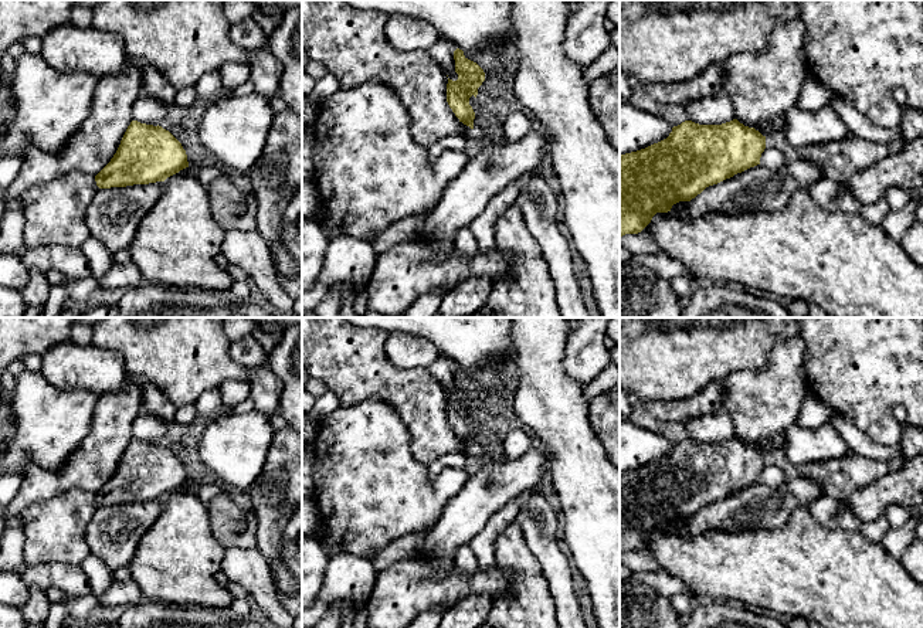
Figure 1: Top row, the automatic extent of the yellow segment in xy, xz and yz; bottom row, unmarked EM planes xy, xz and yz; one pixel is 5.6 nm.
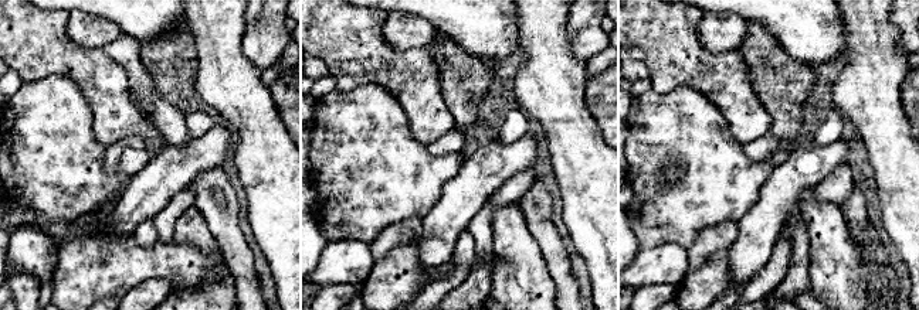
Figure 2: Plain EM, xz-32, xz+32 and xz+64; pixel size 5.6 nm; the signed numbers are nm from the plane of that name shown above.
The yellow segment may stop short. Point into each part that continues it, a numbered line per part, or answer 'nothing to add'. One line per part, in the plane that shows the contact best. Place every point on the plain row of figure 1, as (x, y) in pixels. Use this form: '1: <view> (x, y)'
1: yz (838, 478)

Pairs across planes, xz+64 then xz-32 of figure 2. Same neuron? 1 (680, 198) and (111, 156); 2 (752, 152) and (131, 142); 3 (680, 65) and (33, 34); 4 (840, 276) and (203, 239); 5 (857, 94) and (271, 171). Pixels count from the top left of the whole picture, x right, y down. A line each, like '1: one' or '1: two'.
1: two
2: one
3: one
4: one
5: one

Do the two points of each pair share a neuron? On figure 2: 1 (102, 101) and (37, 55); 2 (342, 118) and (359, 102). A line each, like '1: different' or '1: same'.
1: same
2: same

